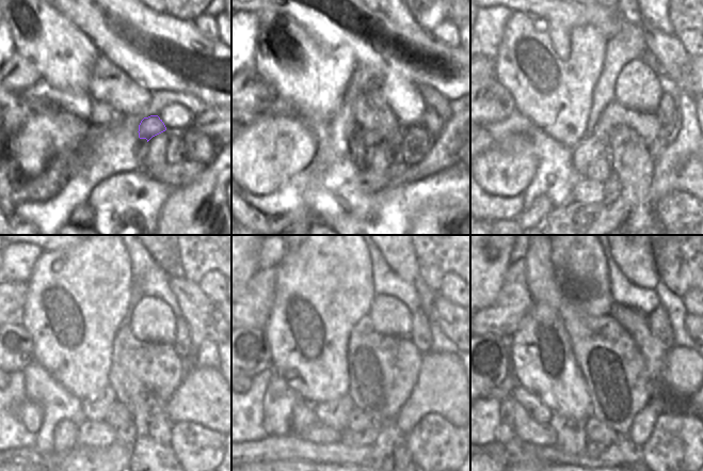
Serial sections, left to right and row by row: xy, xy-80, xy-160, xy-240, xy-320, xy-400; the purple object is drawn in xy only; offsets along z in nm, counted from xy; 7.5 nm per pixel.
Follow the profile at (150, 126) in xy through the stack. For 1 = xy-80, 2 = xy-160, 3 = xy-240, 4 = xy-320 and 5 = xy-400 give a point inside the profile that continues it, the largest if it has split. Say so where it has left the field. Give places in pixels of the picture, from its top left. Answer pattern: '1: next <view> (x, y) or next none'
1: next xy-80 (361, 140)
2: next xy-160 (590, 147)
3: next xy-240 (95, 408)
4: next xy-320 (335, 413)
5: next xy-400 (571, 438)

